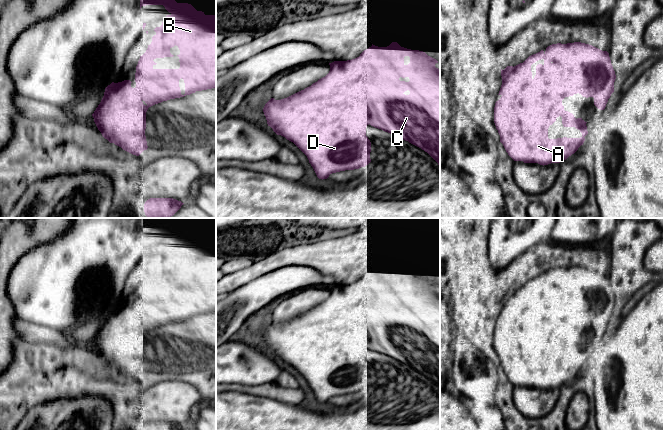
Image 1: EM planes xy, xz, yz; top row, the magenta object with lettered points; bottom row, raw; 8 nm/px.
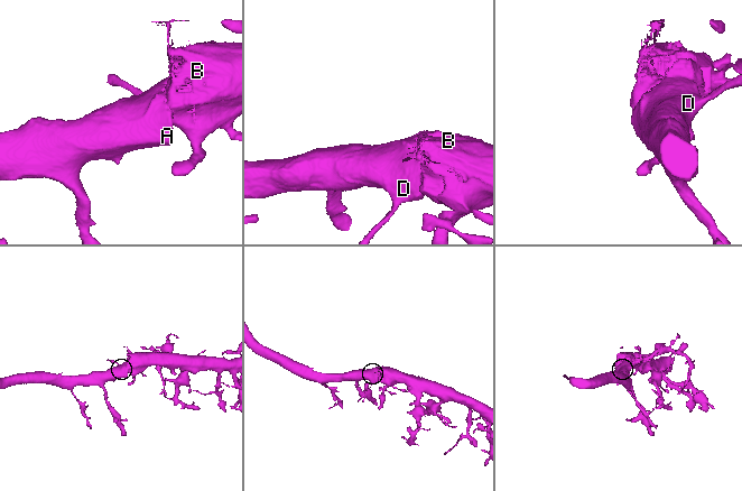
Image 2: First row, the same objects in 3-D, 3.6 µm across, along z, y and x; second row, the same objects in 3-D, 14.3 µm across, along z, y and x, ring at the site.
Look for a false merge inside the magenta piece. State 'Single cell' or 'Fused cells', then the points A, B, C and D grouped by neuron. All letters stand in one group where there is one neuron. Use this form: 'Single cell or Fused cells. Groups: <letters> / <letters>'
Single cell. Groups: A B C D

